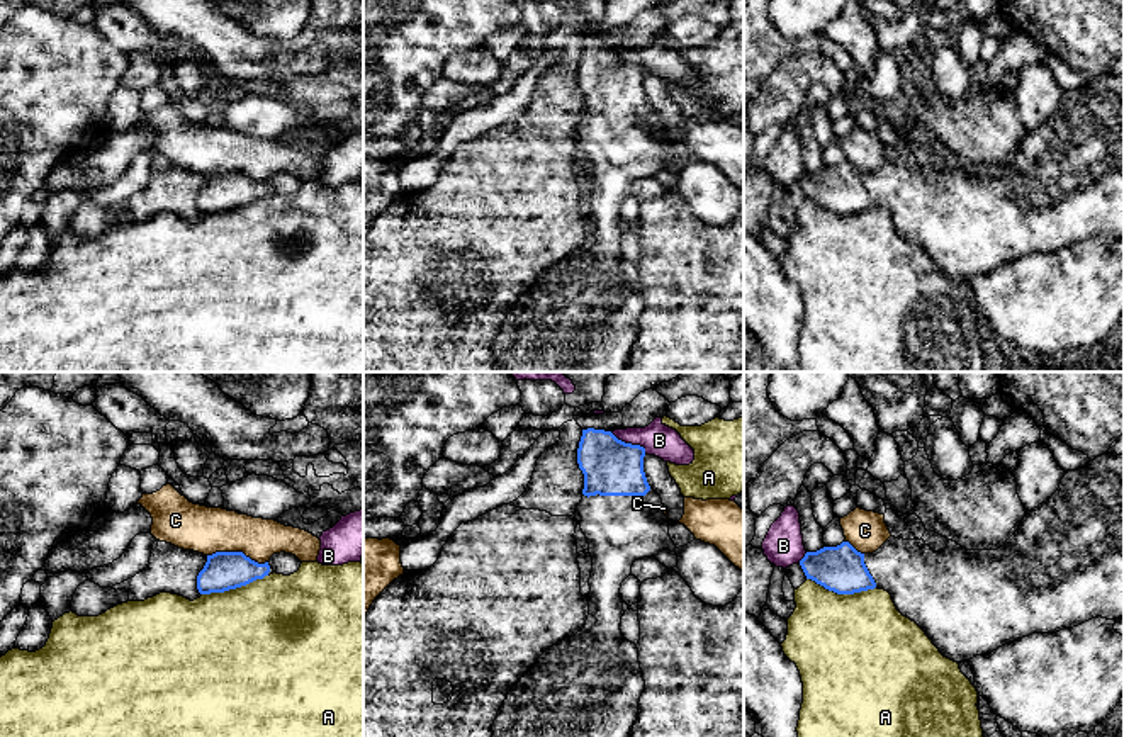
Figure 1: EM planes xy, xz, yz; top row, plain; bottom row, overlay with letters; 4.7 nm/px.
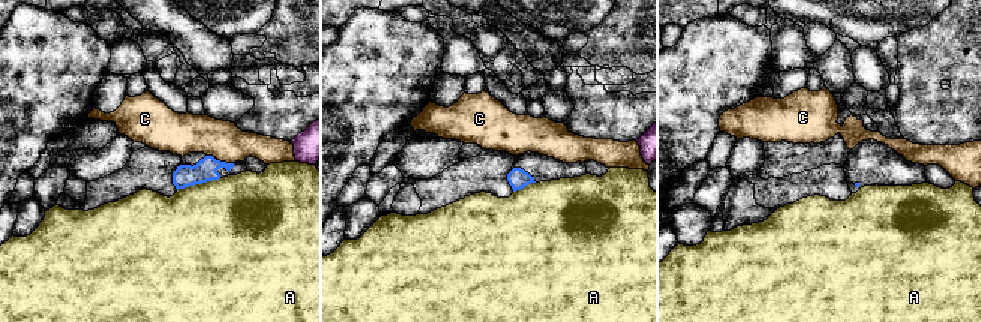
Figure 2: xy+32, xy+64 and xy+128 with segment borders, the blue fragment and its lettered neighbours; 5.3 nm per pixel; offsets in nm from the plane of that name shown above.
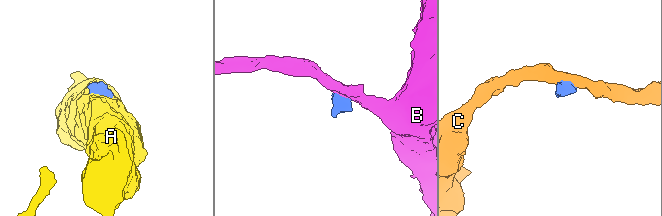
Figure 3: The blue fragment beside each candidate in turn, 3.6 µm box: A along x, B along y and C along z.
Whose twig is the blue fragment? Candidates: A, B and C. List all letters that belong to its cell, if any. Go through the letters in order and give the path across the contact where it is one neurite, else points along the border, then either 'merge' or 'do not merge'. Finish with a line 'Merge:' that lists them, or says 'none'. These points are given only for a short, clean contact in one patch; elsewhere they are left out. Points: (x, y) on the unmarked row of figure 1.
A: border yz (807, 197), (837, 213), (859, 213), (875, 208); do not merge
B: border xz (610, 51), (625, 61), (639, 63), (646, 72); do not merge
C: border xy (207, 174), (243, 172), (258, 182), (267, 182); do not merge
Merge: none

